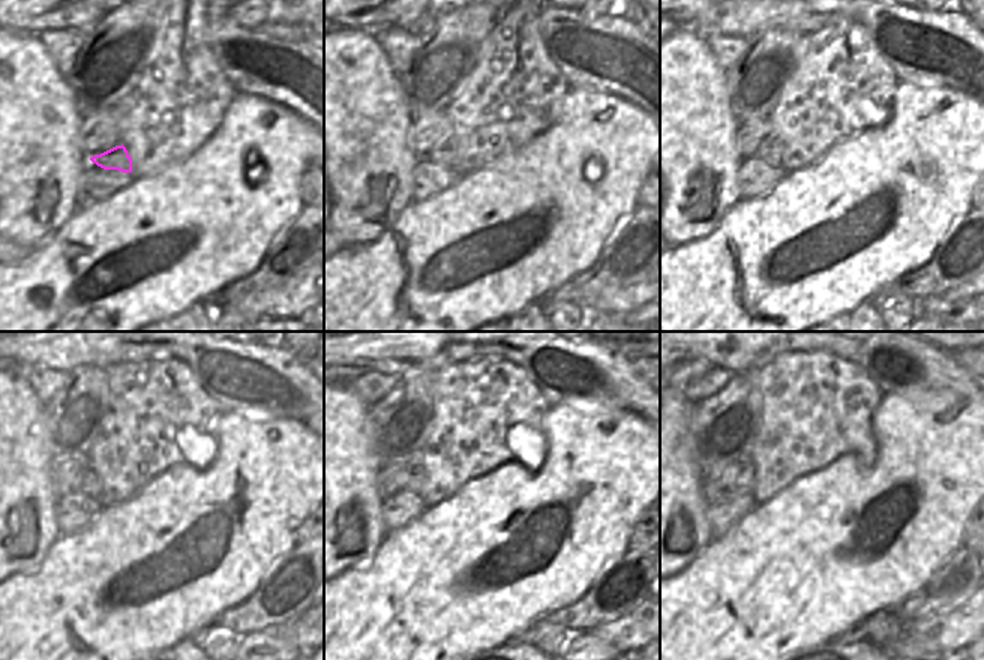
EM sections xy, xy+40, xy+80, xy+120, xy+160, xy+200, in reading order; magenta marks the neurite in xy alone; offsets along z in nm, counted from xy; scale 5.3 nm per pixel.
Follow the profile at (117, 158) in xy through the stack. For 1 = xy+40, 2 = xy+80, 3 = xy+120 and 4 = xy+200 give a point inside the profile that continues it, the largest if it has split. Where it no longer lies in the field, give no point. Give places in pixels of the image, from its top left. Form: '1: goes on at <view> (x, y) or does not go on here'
1: goes on at xy+40 (444, 155)
2: goes on at xy+80 (768, 152)
3: goes on at xy+120 (90, 485)
4: goes on at xy+200 (738, 476)

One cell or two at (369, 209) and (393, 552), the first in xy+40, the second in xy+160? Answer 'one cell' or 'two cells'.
two cells

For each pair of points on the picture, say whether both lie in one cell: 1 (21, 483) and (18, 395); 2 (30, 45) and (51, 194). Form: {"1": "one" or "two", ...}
{"1": "one", "2": "one"}

